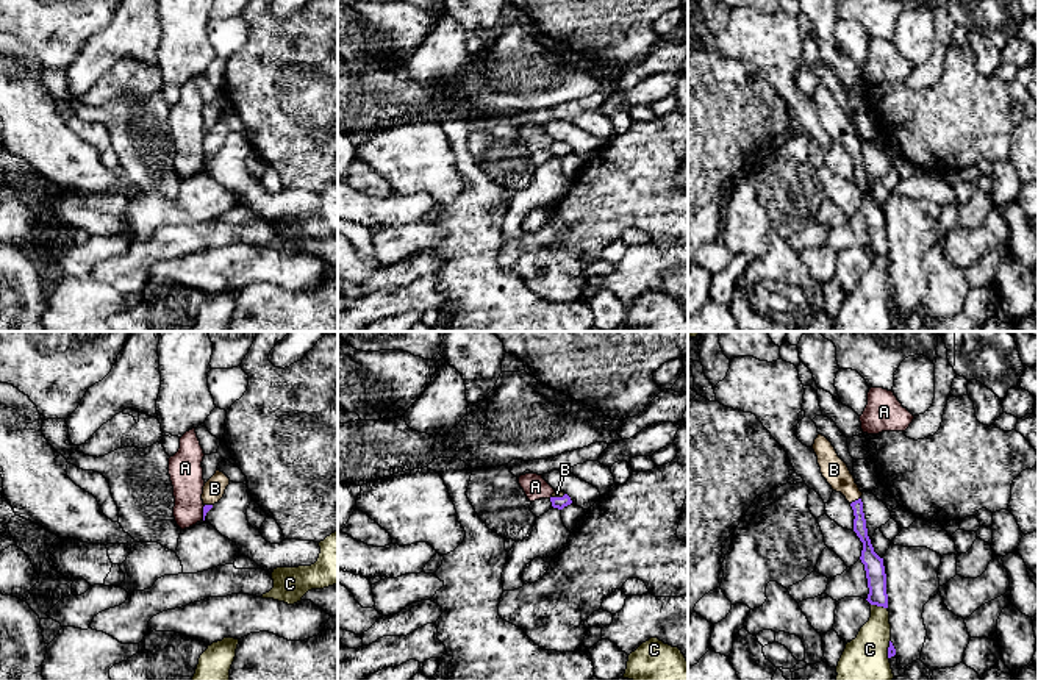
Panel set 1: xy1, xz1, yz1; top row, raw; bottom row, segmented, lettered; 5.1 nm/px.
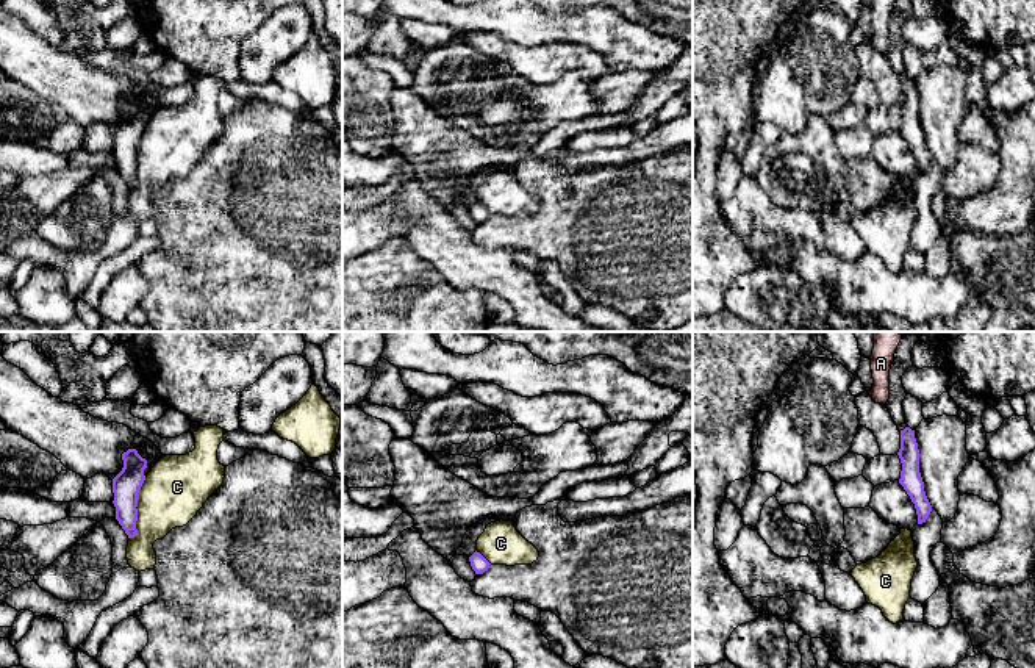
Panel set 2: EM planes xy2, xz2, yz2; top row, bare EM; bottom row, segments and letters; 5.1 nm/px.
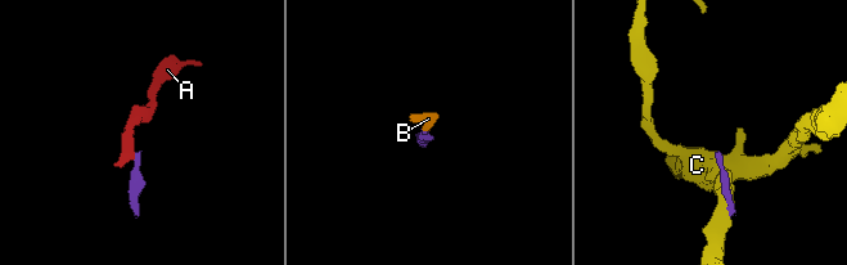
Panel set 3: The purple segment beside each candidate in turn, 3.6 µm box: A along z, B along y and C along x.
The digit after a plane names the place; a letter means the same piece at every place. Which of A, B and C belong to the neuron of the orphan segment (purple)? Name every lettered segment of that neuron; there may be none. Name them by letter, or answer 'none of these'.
B

